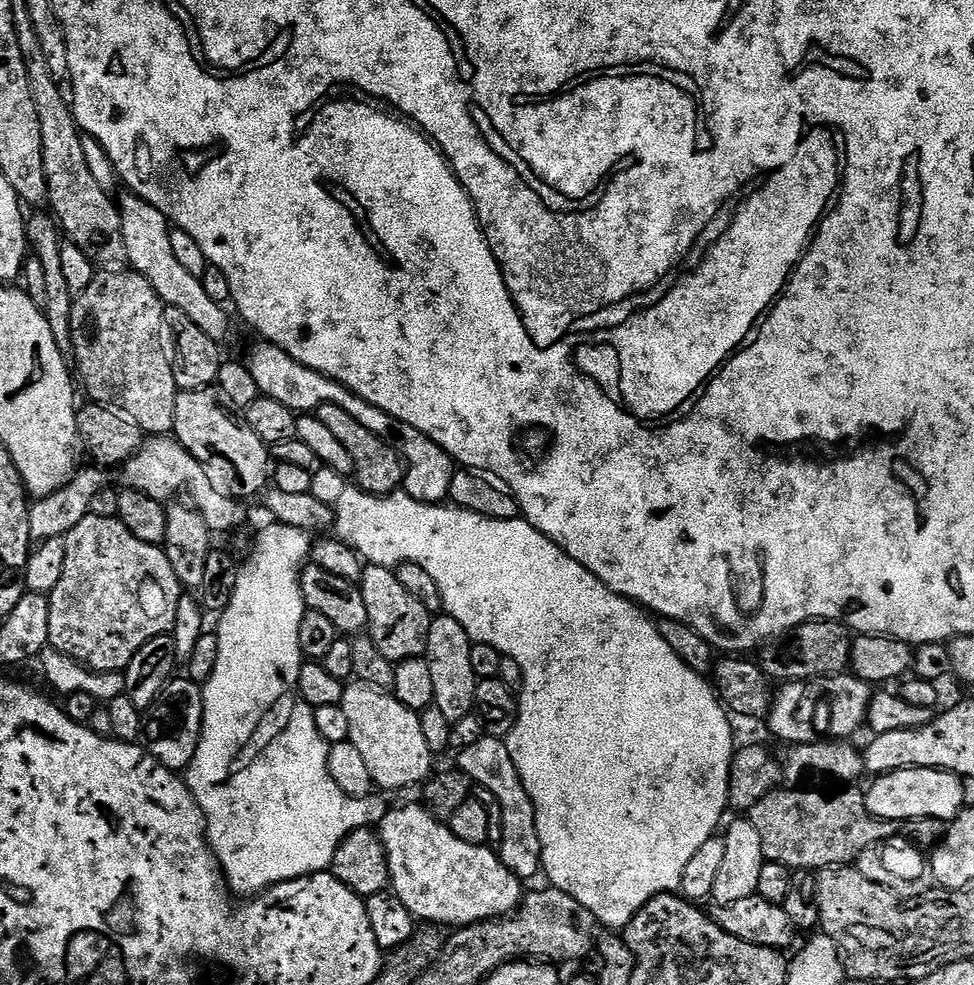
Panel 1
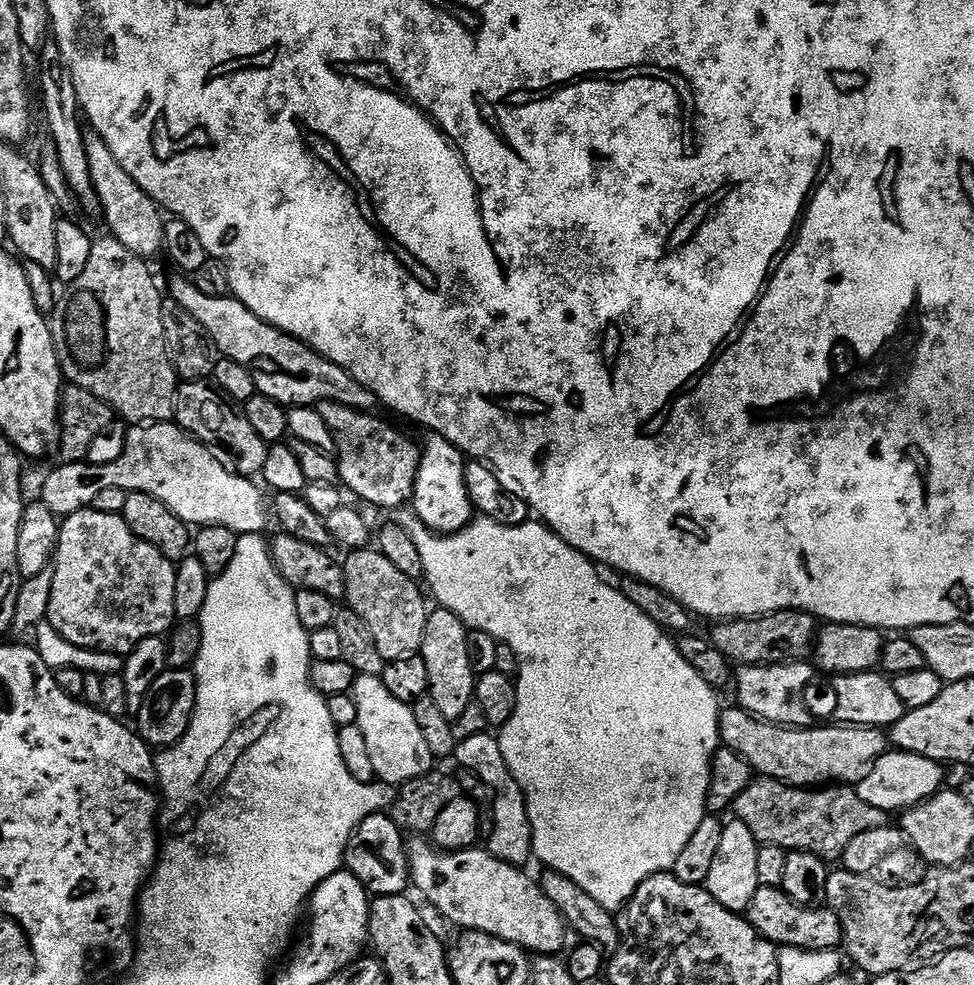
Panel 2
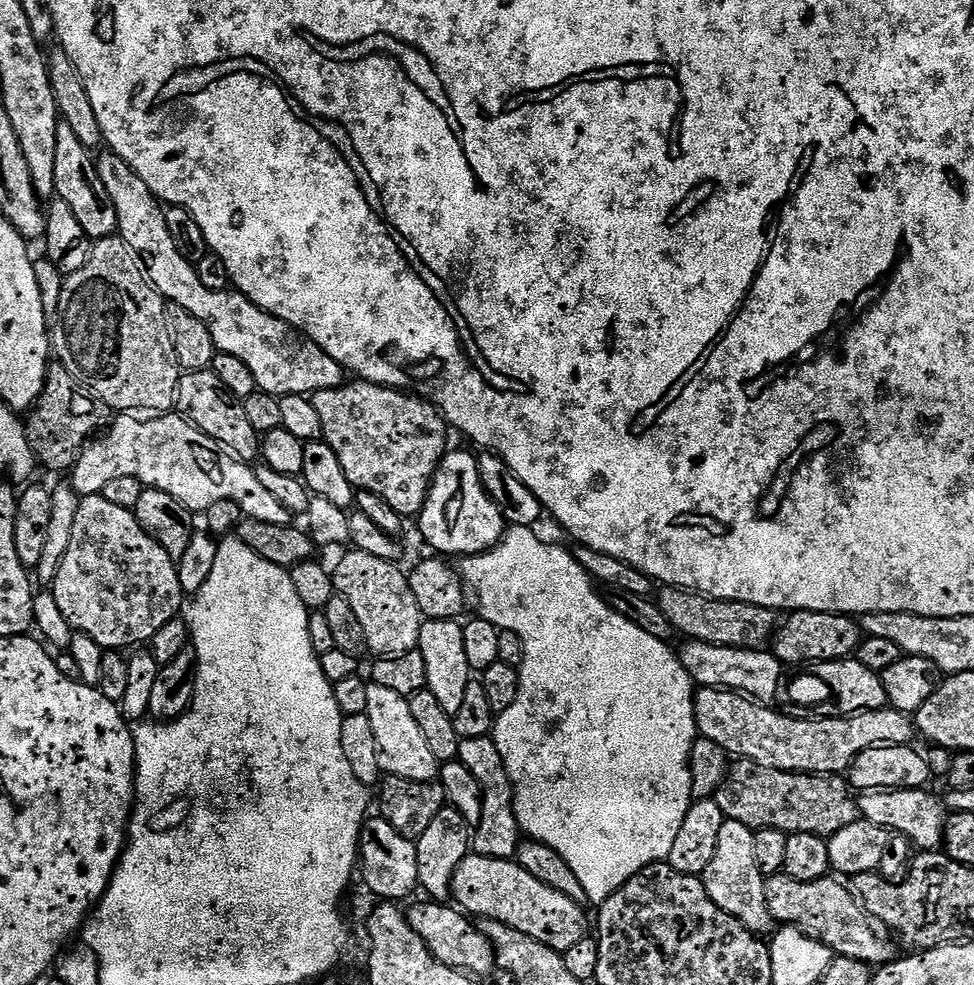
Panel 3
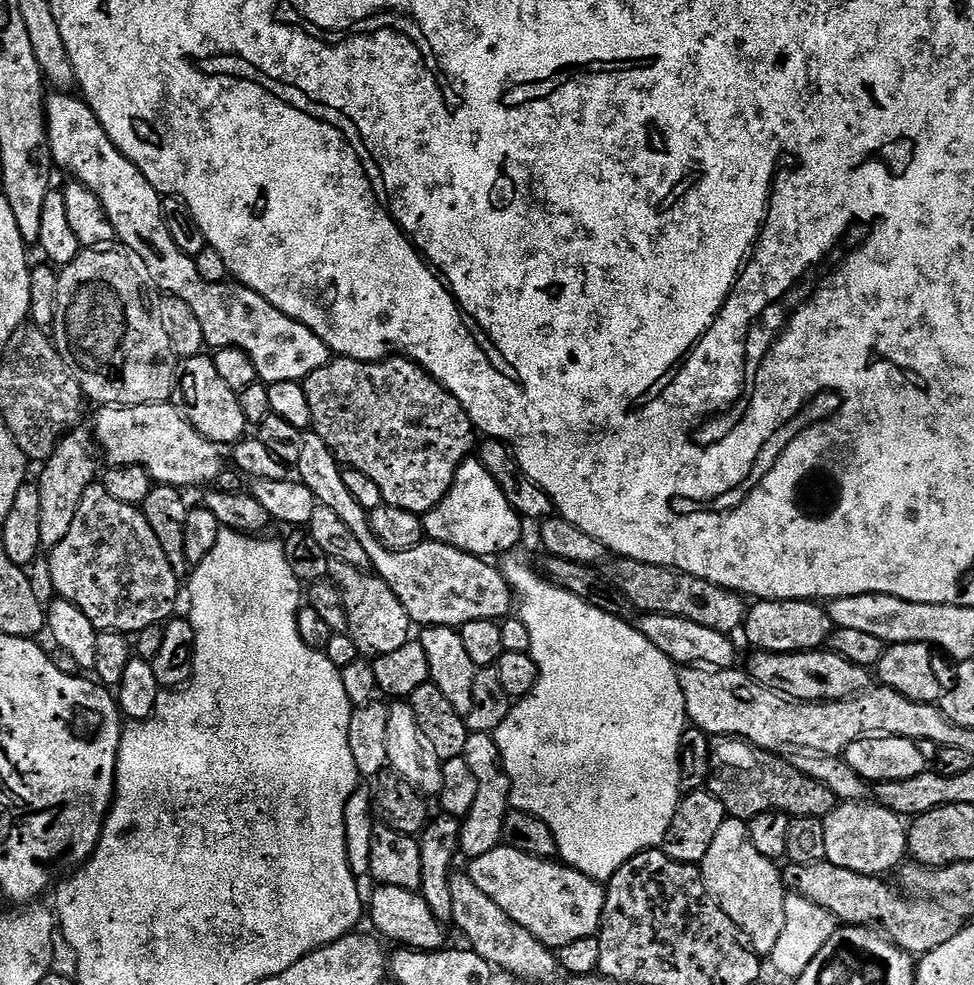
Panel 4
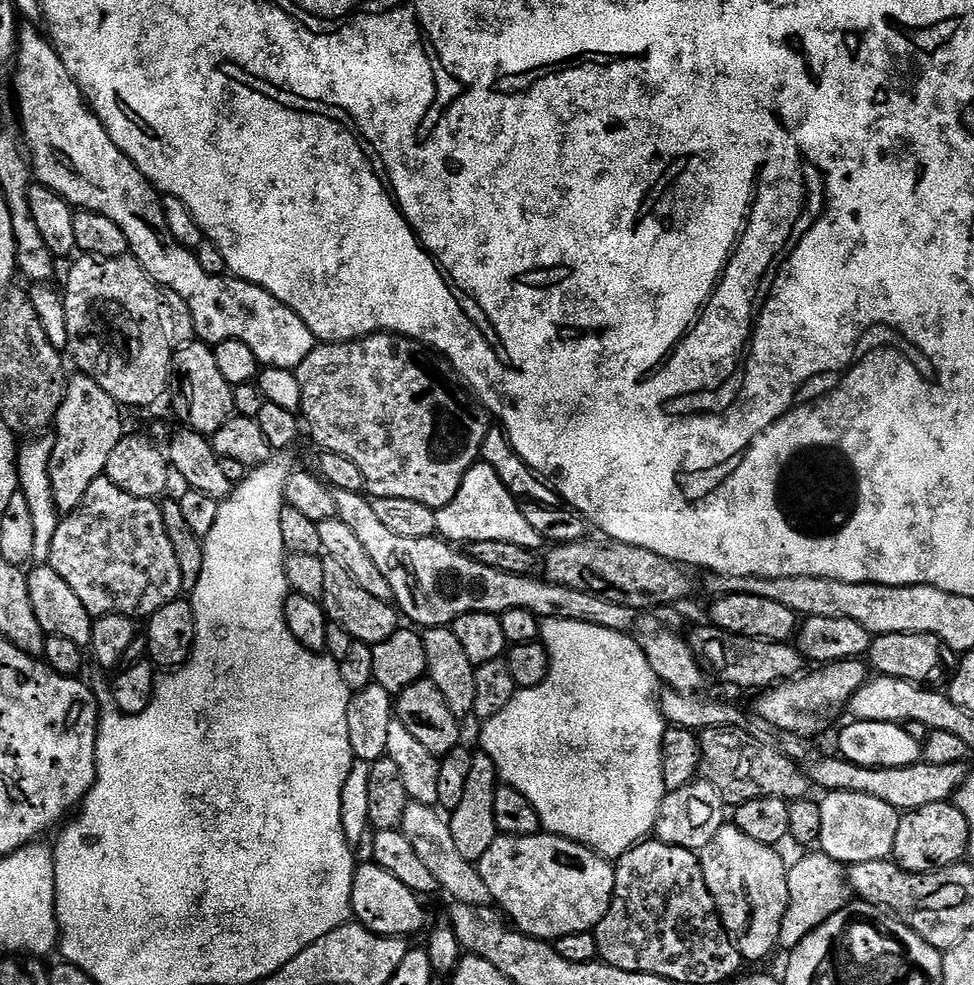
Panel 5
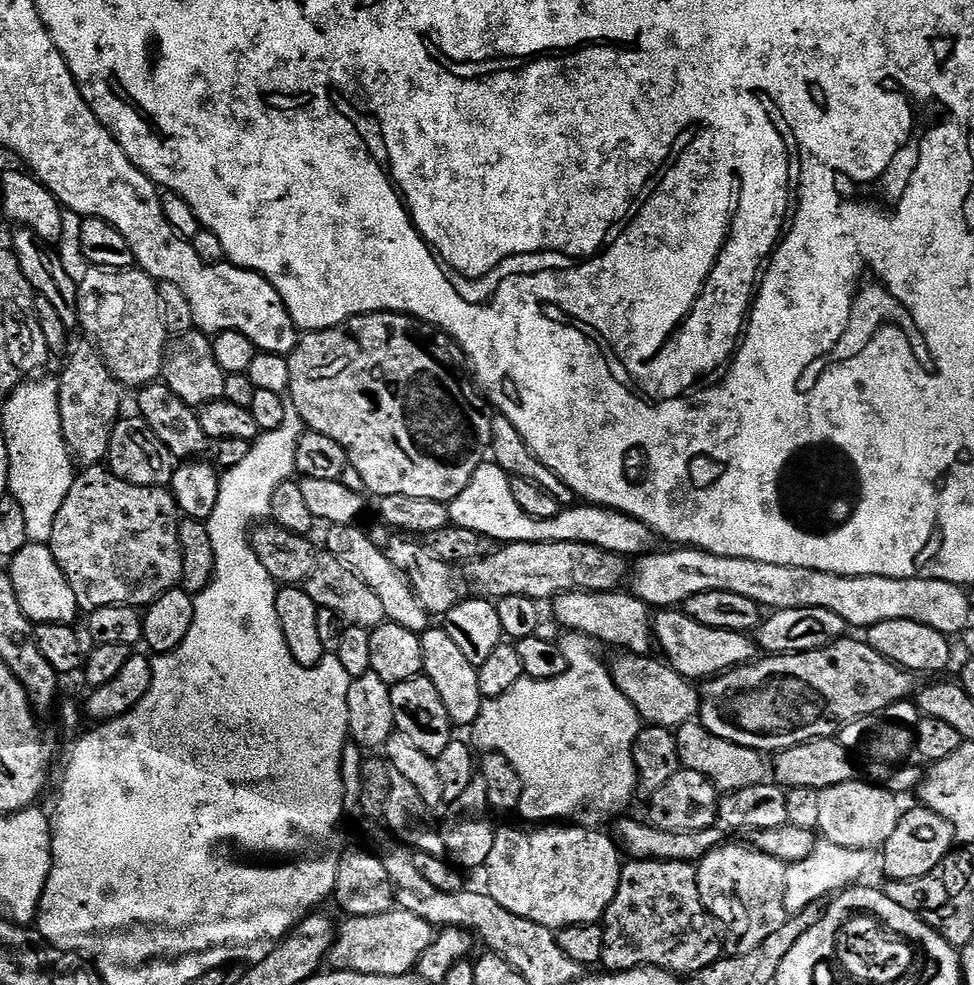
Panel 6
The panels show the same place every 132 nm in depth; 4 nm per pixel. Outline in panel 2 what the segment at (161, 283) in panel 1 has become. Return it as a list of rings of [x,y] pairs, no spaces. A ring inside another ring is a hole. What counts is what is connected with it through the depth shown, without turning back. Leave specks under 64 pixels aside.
[[[85,131],[84,141],[86,162],[90,162],[90,178],[100,199],[100,212],[108,223],[107,231],[136,256],[149,258],[148,256],[161,255],[166,223],[161,209],[144,193],[142,186],[138,186],[138,182],[134,182],[134,178],[130,178],[130,174],[122,170],[122,162],[114,158],[110,146],[106,146],[106,142],[97,132]]]

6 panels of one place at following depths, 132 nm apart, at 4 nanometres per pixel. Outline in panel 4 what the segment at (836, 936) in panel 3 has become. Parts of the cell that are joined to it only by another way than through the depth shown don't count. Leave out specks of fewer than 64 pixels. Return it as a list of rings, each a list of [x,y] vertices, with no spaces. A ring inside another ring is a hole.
[[[829,860],[813,864],[789,863],[787,867],[782,872],[785,889],[822,906],[841,925],[867,926],[883,932],[892,943],[913,958],[924,956],[930,950],[938,950],[942,942],[950,942],[958,931],[958,924],[952,921],[946,909],[936,905],[939,903],[928,898],[913,898],[899,887],[891,888],[887,879],[879,876],[842,870],[842,866],[834,866]]]

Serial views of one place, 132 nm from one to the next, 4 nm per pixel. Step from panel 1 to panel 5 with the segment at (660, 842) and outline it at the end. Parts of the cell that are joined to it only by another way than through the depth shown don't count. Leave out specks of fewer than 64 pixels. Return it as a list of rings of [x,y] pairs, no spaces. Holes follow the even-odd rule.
[[[545,620],[540,625],[540,640],[550,658],[550,670],[546,682],[533,688],[522,688],[516,691],[510,703],[494,714],[494,718],[483,721],[480,732],[479,747],[494,762],[499,779],[509,784],[518,794],[526,797],[526,802],[534,806],[543,831],[573,840],[592,848],[605,858],[619,858],[628,853],[634,845],[641,843],[653,835],[658,818],[658,810],[662,806],[666,789],[662,778],[662,738],[666,721],[660,713],[658,681],[646,654],[639,643],[631,635],[595,628],[586,622],[566,622],[565,620]]]

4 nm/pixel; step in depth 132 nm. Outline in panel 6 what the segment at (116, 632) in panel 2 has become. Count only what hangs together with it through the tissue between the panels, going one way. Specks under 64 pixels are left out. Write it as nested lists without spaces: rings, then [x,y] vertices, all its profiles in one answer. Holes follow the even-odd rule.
[[[85,467],[70,486],[70,494],[66,494],[62,510],[58,510],[50,545],[62,574],[66,574],[70,582],[70,590],[74,590],[81,613],[87,614],[102,606],[130,606],[140,610],[177,587],[184,574],[181,519],[176,497],[167,487],[138,486],[118,478],[107,467]]]

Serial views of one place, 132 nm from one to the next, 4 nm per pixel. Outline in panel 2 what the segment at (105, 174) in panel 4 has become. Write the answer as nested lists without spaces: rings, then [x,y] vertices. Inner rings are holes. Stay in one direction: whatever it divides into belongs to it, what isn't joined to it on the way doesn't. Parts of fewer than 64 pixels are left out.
[[[176,274],[170,296],[204,327],[223,359],[238,362],[238,366],[250,370],[259,395],[285,406],[319,406],[327,402],[369,414],[377,411],[378,401],[374,393],[362,387],[345,368],[325,360],[301,340],[262,322],[243,302],[231,295],[202,294],[191,279]]]

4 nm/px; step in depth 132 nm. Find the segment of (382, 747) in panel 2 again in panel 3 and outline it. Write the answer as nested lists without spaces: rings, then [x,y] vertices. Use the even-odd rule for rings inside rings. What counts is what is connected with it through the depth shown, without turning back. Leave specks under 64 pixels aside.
[[[369,683],[366,690],[366,713],[374,737],[377,738],[378,766],[384,776],[406,778],[410,782],[426,782],[439,777],[441,761],[436,760],[430,746],[426,746],[426,738],[422,730],[418,730],[414,714],[410,714],[408,697],[394,694],[394,690],[386,690],[386,686]]]

